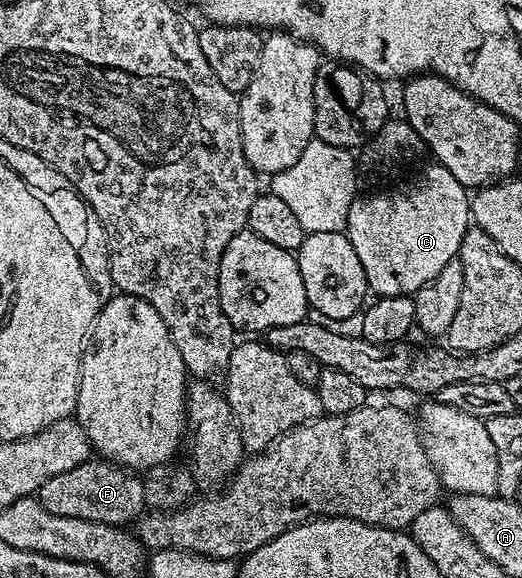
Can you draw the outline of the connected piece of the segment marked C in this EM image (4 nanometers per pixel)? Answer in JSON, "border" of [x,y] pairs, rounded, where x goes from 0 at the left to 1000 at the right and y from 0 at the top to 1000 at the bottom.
{"border":[[[828,285],[814,296],[801,324],[785,327],[778,337],[707,337],[701,344],[678,343],[669,363],[665,405],[680,438],[688,438],[688,458],[695,458],[707,503],[716,512],[780,510],[793,512],[799,502],[818,493],[849,467],[856,452],[877,446],[887,424],[887,410],[902,391],[900,332],[856,292]]]}

